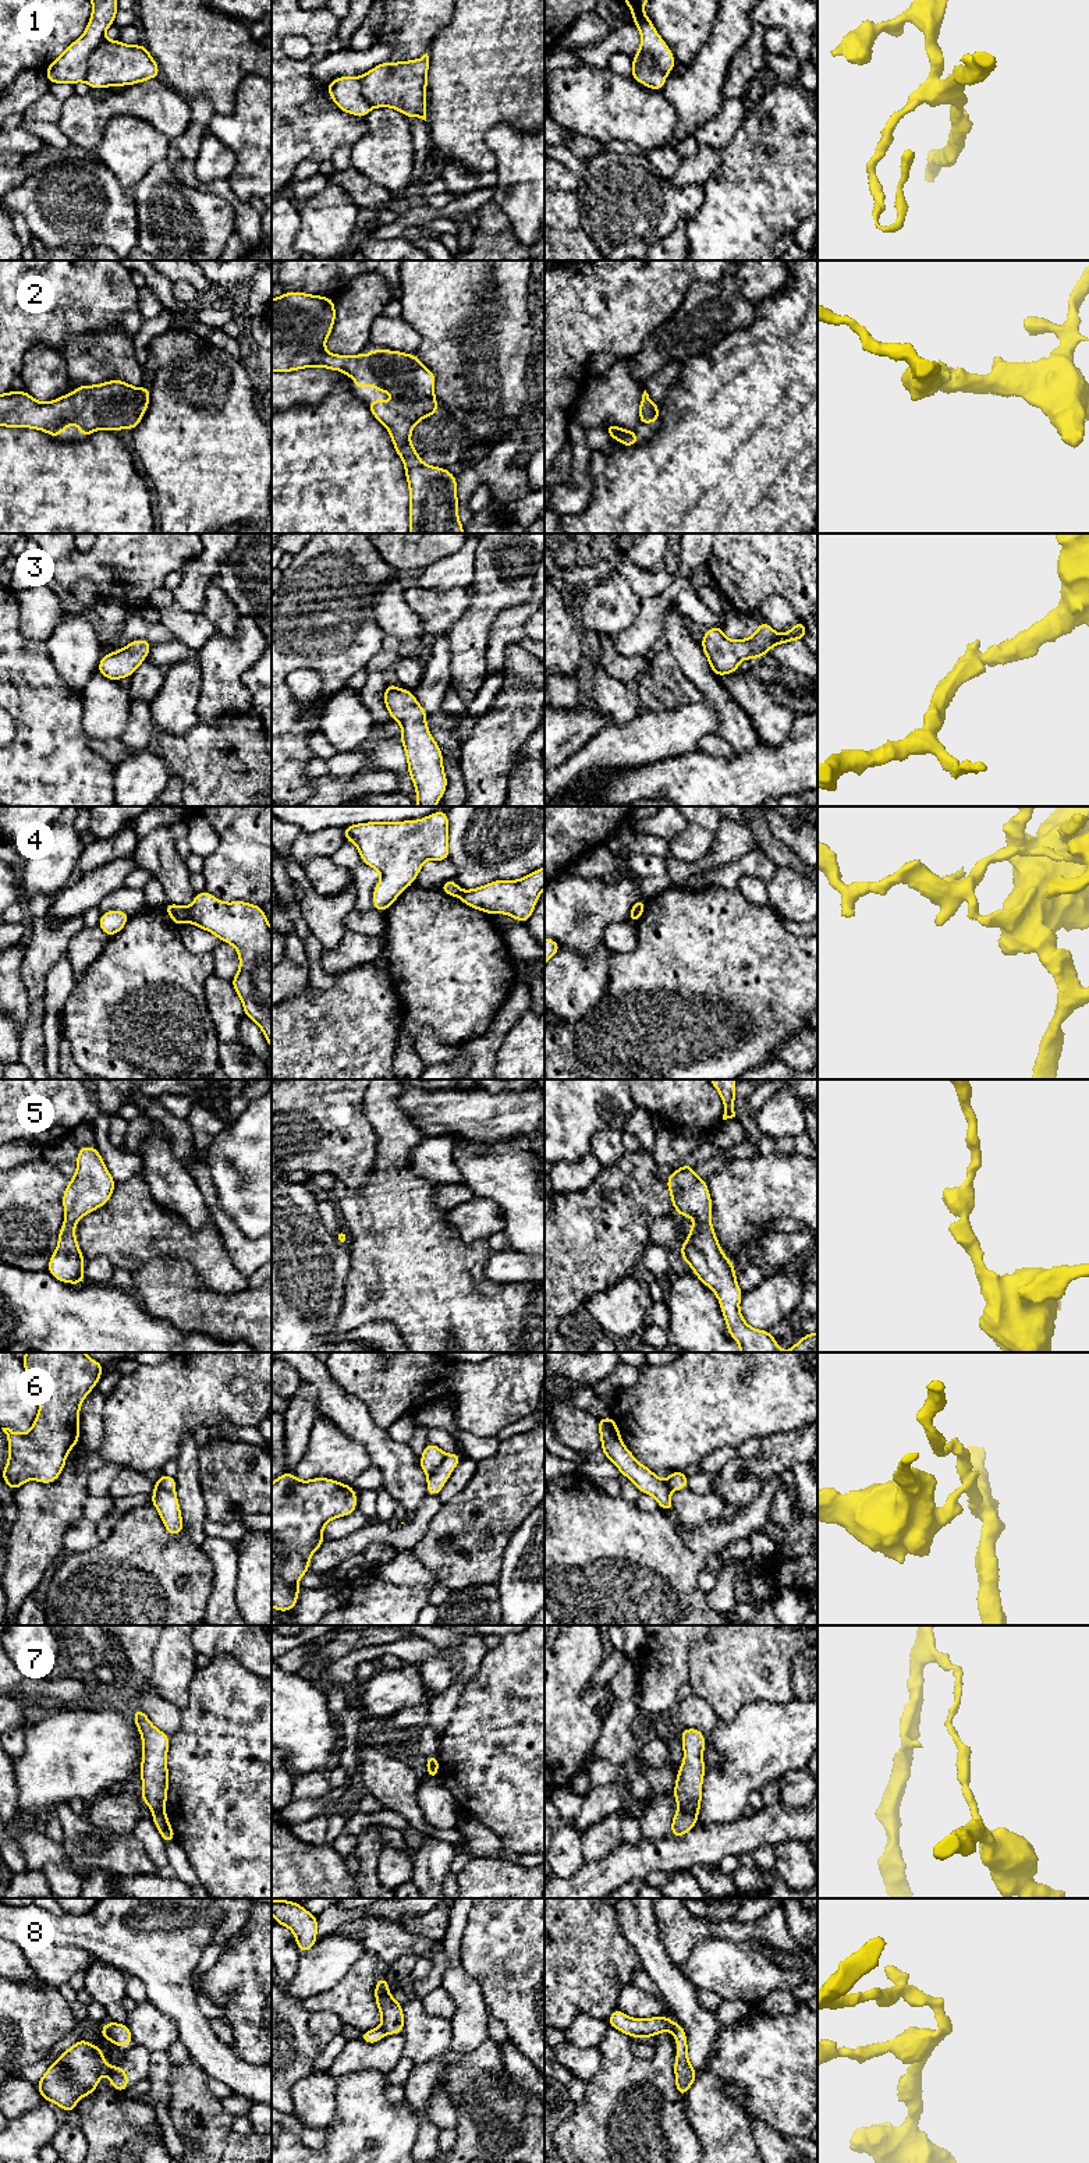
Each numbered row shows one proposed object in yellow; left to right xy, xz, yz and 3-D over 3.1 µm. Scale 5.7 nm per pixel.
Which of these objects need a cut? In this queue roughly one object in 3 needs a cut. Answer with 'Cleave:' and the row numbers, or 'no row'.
Cleave: 1, 4, 6, 7, 8

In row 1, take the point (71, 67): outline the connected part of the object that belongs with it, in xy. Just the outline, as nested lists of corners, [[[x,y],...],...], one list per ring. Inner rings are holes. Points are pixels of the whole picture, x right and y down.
[[[91,0],[92,15],[84,35],[72,42],[45,71],[50,84],[77,84],[85,79],[92,52],[104,40],[106,29],[114,24],[117,0]]]

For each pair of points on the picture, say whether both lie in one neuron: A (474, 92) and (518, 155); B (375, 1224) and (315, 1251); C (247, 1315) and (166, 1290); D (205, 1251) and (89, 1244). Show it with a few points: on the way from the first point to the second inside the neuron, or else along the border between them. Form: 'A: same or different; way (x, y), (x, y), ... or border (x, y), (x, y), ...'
A: different; border (529, 131), (497, 124), (483, 139)
B: different; border (347, 1247), (350, 1273), (346, 1280)
C: same; way (227, 1314), (222, 1308), (192, 1308), (185, 1302)
D: same; way (176, 1243), (119, 1243)

